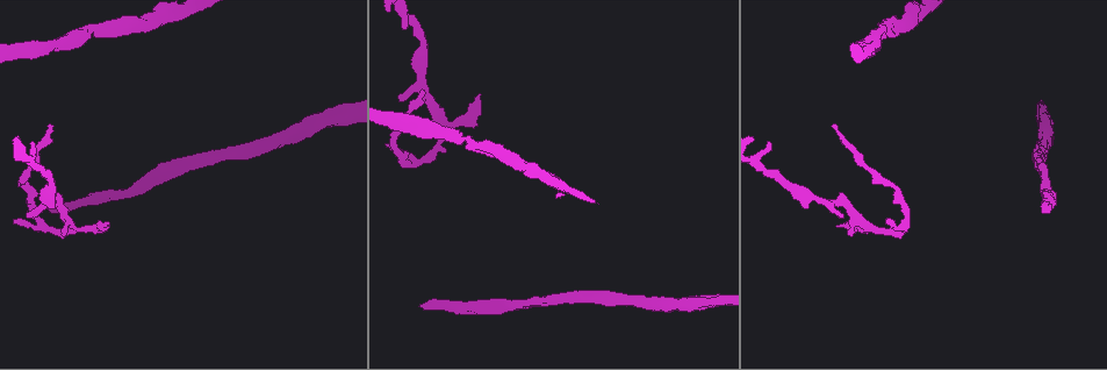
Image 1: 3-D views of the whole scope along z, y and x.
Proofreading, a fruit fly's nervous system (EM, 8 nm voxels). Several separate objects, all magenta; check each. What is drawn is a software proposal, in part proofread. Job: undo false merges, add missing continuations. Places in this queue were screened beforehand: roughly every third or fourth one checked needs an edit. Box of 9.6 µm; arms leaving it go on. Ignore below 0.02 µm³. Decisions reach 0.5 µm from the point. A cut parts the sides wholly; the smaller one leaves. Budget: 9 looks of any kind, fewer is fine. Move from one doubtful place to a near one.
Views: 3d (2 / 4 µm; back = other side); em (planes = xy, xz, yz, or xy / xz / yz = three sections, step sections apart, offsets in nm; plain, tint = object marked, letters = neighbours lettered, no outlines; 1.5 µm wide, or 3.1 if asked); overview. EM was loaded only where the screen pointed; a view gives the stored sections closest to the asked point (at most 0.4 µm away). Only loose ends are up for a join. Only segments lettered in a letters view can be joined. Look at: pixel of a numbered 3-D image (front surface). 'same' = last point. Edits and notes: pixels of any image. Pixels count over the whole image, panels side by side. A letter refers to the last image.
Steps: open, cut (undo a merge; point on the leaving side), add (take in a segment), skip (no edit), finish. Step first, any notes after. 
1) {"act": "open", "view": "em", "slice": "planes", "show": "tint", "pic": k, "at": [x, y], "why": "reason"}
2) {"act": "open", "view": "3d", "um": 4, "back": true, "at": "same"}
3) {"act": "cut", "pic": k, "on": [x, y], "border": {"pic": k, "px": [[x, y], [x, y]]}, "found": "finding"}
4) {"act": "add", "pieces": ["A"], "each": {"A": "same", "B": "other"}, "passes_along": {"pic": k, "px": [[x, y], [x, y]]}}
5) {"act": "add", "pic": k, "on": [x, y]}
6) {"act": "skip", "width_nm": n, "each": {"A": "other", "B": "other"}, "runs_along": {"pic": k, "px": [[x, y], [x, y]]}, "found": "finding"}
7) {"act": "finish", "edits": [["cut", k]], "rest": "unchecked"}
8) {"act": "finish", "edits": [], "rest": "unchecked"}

{"act": "open", "view": "3d", "um": 4, "pic": 1, "at": [27, 216], "why": "free end"}

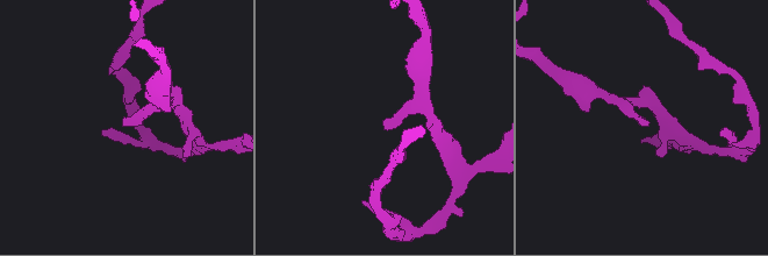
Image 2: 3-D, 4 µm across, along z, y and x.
{"act": "open", "view": "em", "slice": "xy", "step": 8, "show": "letters", "pic": 2, "at": [123, 125], "why": "shape alone is not enough"}

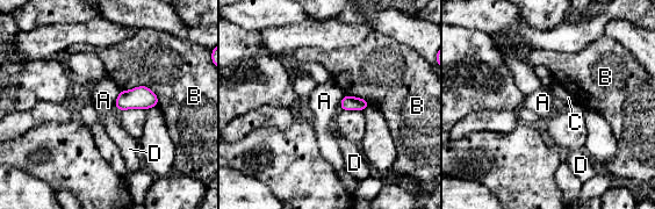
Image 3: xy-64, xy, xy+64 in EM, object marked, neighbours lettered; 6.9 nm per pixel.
{"act": "open", "view": "em", "slice": "planes", "show": "letters", "at": "same", "why": "cut it another way"}

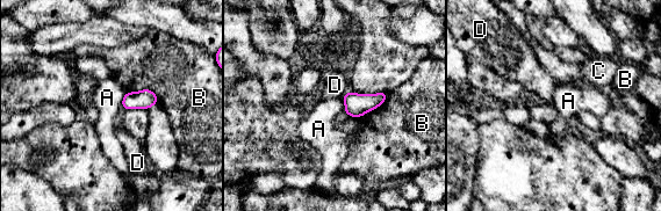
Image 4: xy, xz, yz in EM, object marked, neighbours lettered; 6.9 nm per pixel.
{"act": "skip", "each": {"A": "other", "B": "other", "C": "other", "D": "other"}, "border": {"pic": 4, "px": [[127, 92], [121, 108]]}, "found": "none of them fits"}

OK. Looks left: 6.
{"act": "open", "view": "em", "slice": "planes", "show": "letters", "pic": 1, "at": [1050, 209], "why": "free end"}

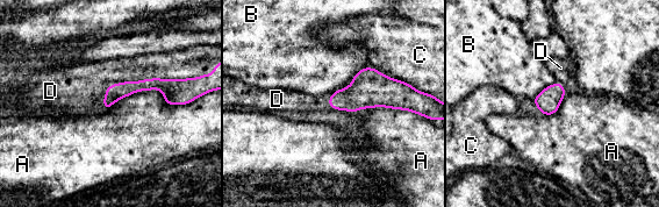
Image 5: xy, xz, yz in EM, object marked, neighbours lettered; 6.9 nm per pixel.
{"act": "add", "pieces": ["D"], "width_nm": 120, "each": {"A": "other", "B": "other", "C": "other", "D": "same"}, "passes_along": {"pic": 5, "px": [[114, 93], [126, 81], [90, 79]]}, "found": "it goes on there"}

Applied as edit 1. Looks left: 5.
{"act": "open", "view": "3d", "um": 4, "pic": 1, "at": [52, 125], "why": "tapers out"}

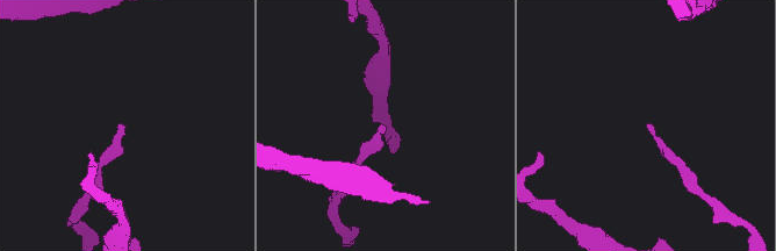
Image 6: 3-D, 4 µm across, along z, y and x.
{"act": "open", "view": "em", "slice": "yz", "step": 4, "show": "tint", "pic": 6, "at": [121, 124], "why": "need the tissue"}

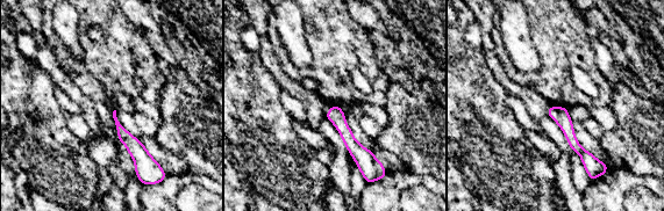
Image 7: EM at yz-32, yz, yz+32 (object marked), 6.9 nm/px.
{"act": "open", "view": "em", "slice": "planes", "show": "letters", "at": "same", "why": "another direction"}

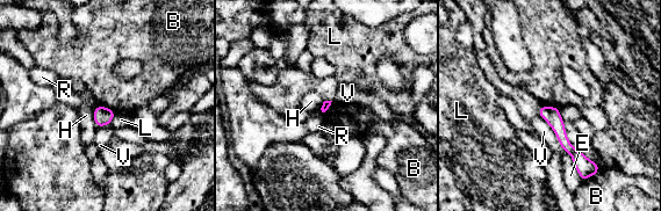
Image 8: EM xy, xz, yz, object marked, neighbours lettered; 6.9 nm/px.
{"act": "skip", "each": {"B": "other", "E": "other", "H": "other", "L": "other", "R": "other", "V": "other"}, "border": {"pic": 8, "px": [[98, 104], [115, 111]]}, "found": "no lettered segment goes on from it"}

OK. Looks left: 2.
{"act": "finish", "edits": [["add", 5]], "rest": "unchecked"}

